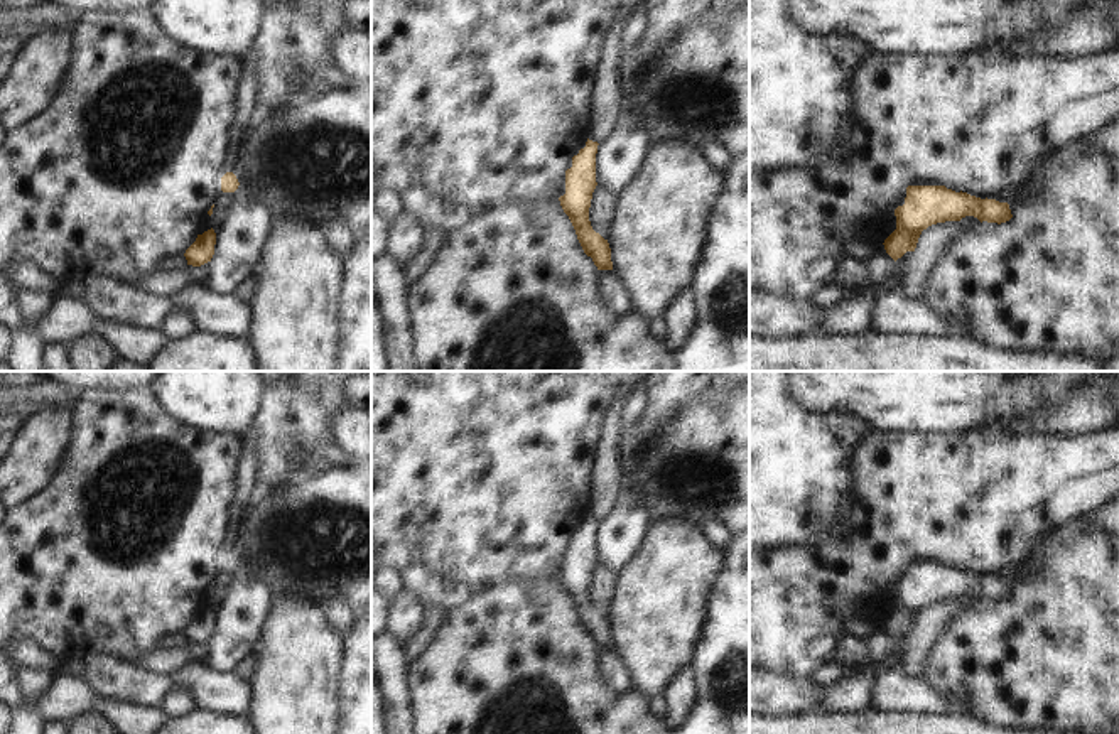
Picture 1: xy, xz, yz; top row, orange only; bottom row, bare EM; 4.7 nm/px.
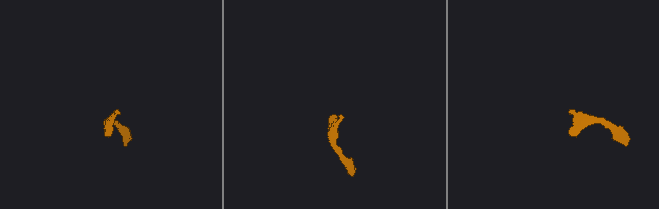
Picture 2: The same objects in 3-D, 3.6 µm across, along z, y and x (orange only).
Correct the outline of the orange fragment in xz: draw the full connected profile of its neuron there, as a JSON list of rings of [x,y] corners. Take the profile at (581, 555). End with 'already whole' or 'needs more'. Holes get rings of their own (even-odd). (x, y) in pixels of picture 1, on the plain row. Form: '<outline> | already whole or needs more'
[[[587,516],[586,525],[572,535],[572,545],[565,548],[565,572],[559,579],[576,607],[584,631],[592,636],[597,648],[613,648],[609,621],[592,607],[589,599],[591,577],[597,564],[597,523],[597,520]]] | already whole

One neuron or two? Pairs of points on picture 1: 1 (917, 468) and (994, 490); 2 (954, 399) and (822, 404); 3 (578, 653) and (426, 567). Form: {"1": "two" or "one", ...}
{"1": "one", "2": "one", "3": "two"}

